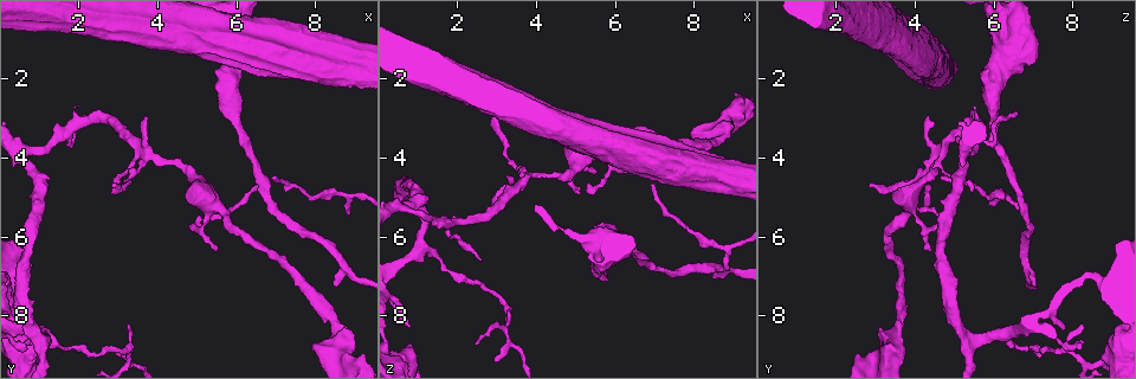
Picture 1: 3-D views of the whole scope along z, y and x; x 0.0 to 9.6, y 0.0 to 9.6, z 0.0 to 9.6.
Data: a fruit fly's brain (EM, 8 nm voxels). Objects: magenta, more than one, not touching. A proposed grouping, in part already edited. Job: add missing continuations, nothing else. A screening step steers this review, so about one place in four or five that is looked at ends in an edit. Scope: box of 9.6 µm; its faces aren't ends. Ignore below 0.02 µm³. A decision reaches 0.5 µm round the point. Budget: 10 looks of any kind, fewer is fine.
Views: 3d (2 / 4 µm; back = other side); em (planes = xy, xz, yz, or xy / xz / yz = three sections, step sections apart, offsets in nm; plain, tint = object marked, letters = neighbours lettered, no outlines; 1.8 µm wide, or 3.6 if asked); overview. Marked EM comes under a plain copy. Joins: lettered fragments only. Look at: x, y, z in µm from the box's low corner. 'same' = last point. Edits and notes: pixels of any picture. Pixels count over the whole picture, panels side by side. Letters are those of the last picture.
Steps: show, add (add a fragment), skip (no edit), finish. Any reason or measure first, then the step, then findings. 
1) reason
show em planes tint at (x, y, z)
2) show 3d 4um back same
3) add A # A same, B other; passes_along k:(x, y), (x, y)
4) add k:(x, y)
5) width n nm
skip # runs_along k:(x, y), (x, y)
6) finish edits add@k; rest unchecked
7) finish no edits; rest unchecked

an open end
show 3d 4um at (8.45, 7.20, 7.05)

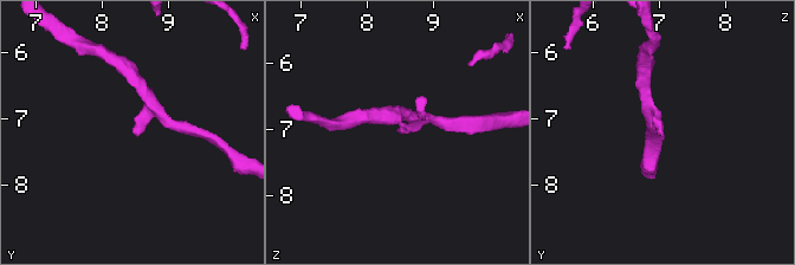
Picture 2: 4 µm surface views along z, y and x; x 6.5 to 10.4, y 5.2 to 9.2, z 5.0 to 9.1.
show em planes letters at (8.50, 7.20, 7.00)

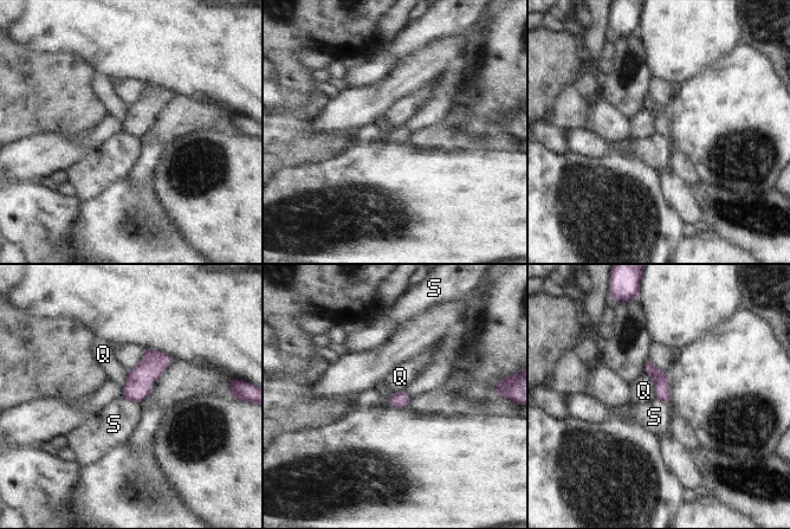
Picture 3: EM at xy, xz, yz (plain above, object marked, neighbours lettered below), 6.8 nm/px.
skip # Q other, S other; no lettered fragment goes on from it

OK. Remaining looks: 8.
free end
show em xz step 4 tint at (8.75, 8.30, 3.10)

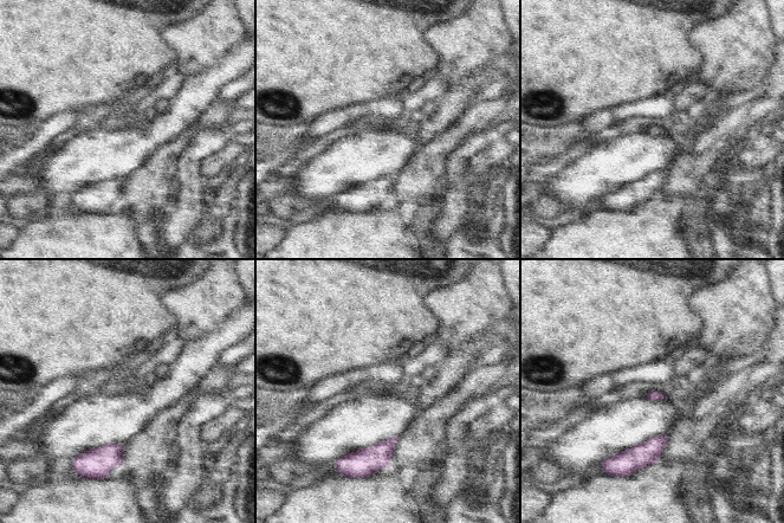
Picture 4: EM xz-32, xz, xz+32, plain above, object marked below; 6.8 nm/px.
see the neighbours
show em xz step 4 letters same

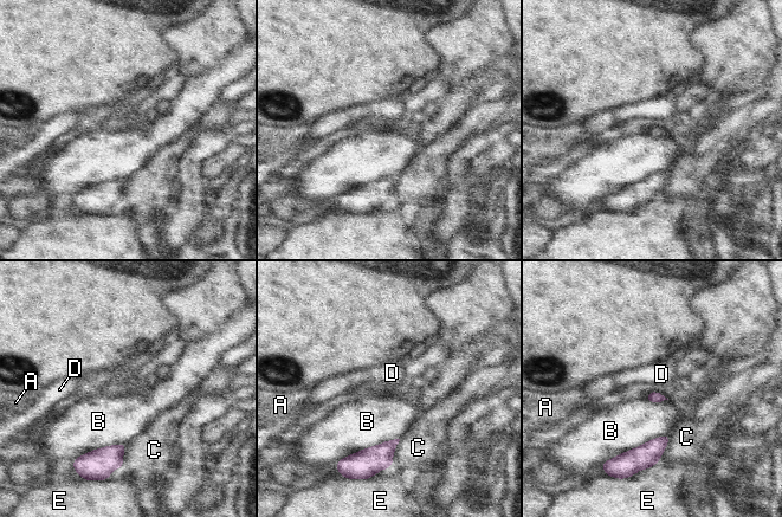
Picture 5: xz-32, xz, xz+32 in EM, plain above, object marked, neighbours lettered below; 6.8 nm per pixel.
longest_contact B 460 nm
skip # A other, B other, C other, D other, E other; no lettered fragment goes on from it

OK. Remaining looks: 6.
thin end
show em yz step 8 letters at (2.85, 4.70, 2.80)

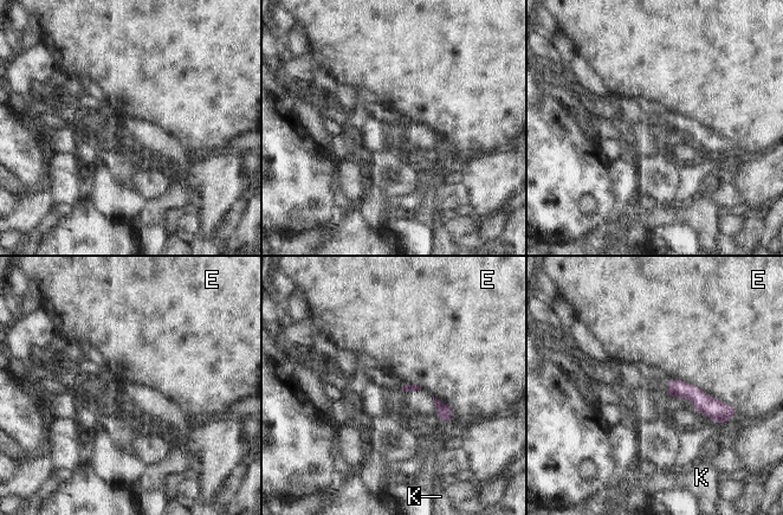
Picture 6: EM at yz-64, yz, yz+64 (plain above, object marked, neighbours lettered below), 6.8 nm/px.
skip # E other, K other; runs_along 6:(671, 382), (724, 414); no lettered fragment goes on from it

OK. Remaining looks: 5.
an open end
show 3d 4um at (5.70, 1.40, 7.15)

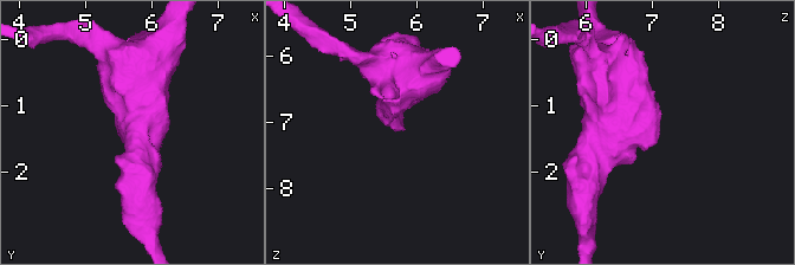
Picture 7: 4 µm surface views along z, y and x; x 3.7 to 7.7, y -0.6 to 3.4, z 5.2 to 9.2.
show em 3.6um planes letters at (5.75, 1.40, 7.10)

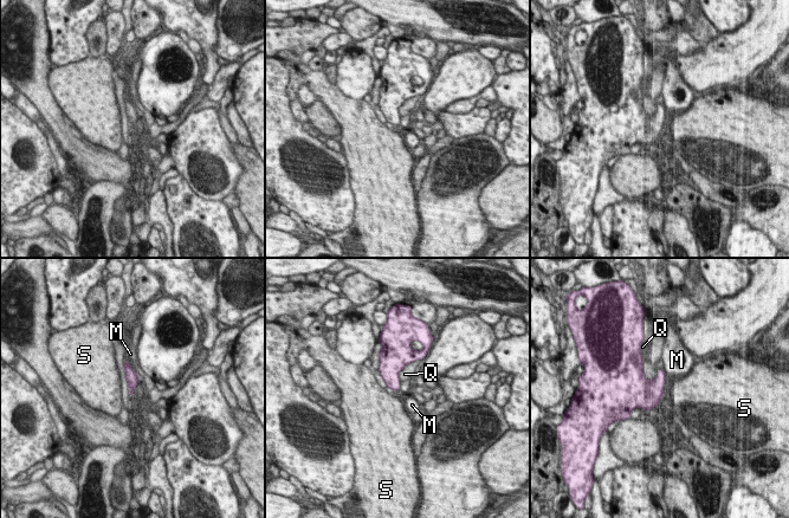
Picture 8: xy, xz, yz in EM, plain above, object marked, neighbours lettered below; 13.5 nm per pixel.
skip # M other, Q other, S other; border 8:(418, 358), (399, 373), (400, 381); no lettered fragment goes on from it

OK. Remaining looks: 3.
finish no edits; rest unchecked

